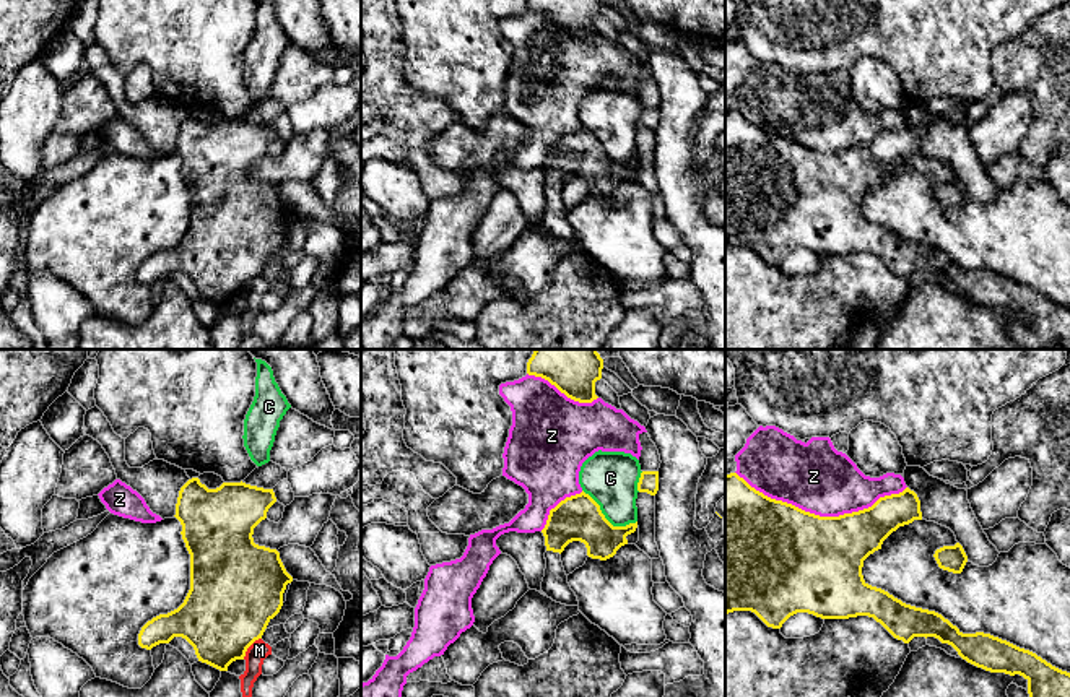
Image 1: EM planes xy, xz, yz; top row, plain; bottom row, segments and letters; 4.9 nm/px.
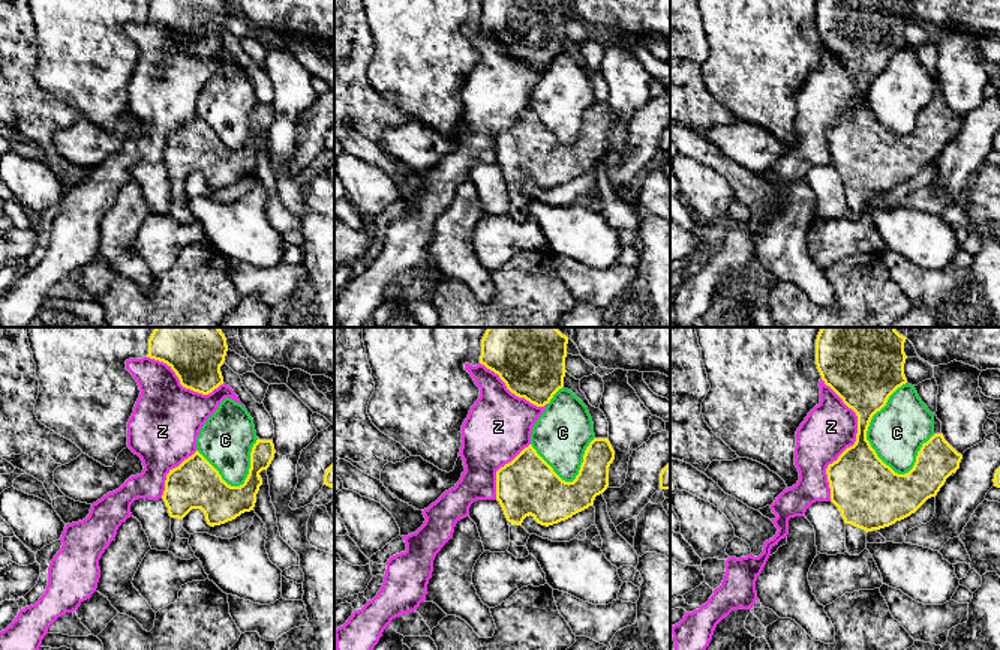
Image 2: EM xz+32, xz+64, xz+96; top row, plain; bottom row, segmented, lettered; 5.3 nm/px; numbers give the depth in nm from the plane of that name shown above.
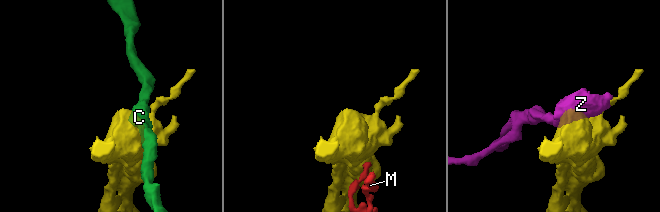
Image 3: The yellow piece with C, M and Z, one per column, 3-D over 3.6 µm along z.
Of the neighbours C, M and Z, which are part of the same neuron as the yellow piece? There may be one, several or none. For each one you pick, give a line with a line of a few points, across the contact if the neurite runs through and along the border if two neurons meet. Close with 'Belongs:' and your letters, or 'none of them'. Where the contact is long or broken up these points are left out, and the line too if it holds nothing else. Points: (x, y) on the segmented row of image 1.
Belongs: none of them

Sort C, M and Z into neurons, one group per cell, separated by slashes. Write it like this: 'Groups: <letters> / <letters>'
Groups: C / M / Z

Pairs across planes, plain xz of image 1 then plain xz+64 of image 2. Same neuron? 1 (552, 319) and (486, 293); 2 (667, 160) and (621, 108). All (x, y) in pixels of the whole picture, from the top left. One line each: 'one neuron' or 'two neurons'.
1: two neurons
2: one neuron

